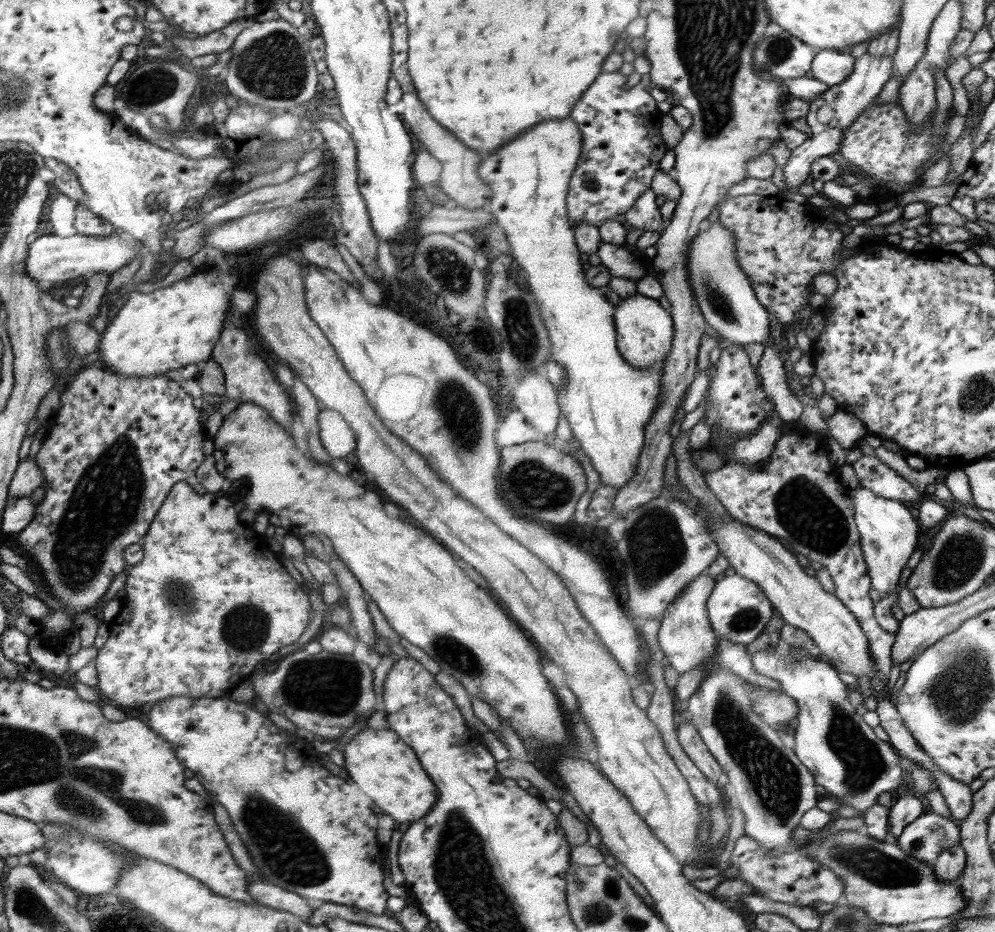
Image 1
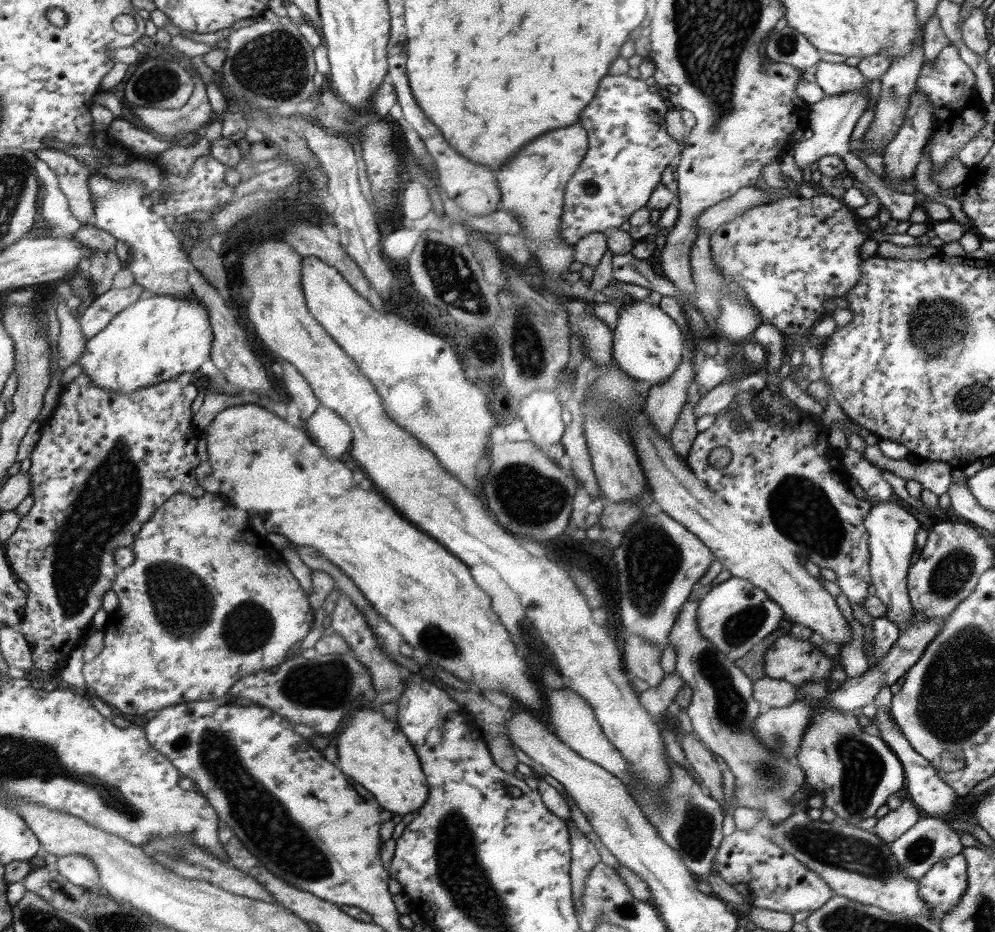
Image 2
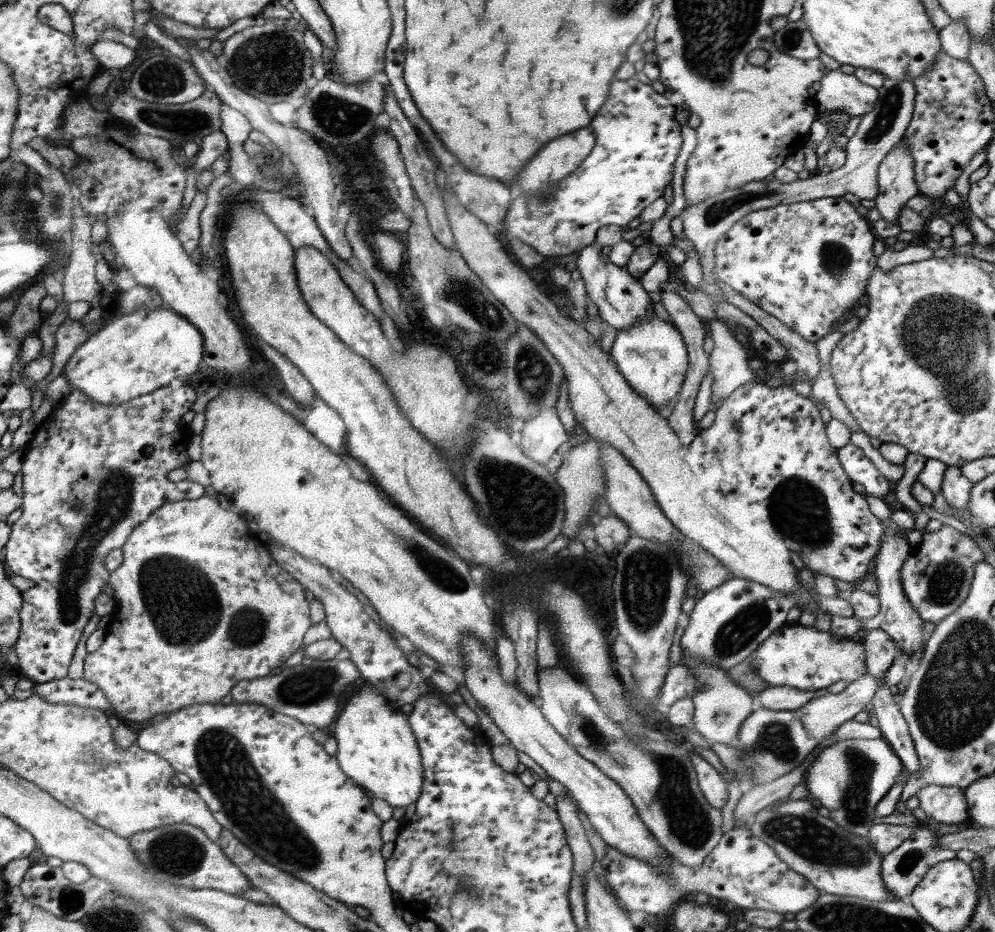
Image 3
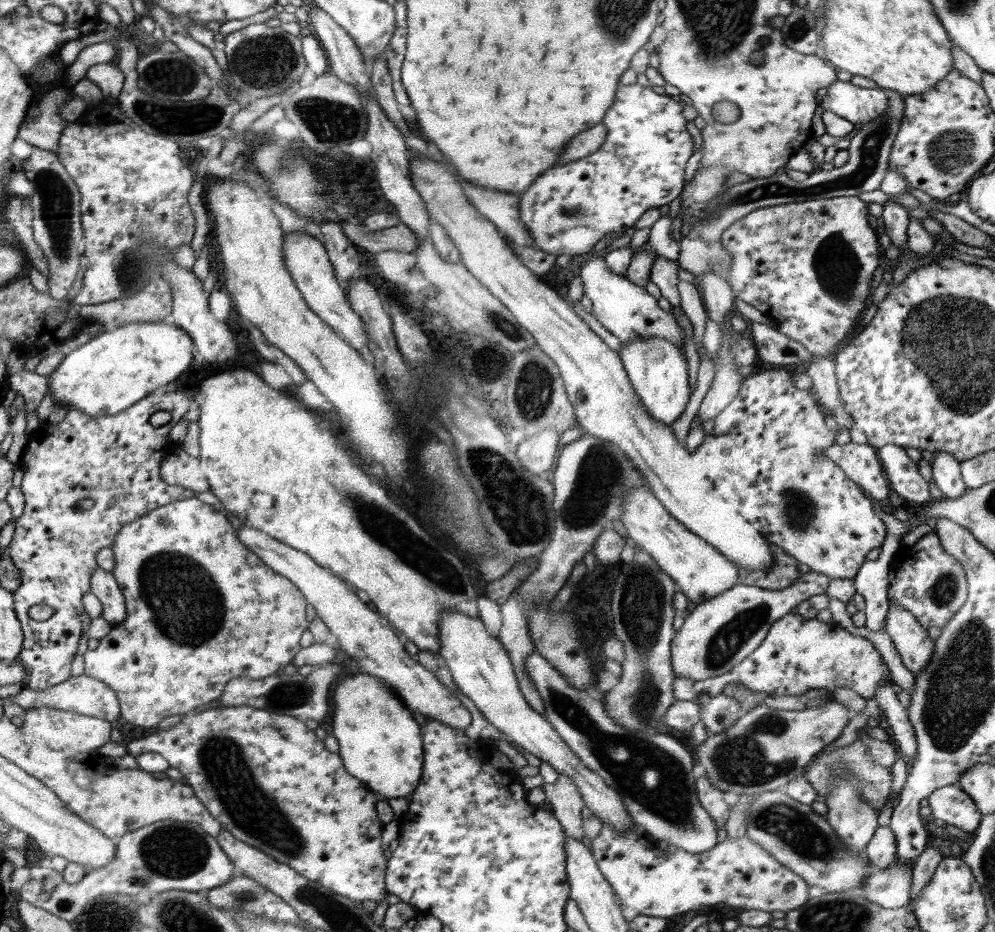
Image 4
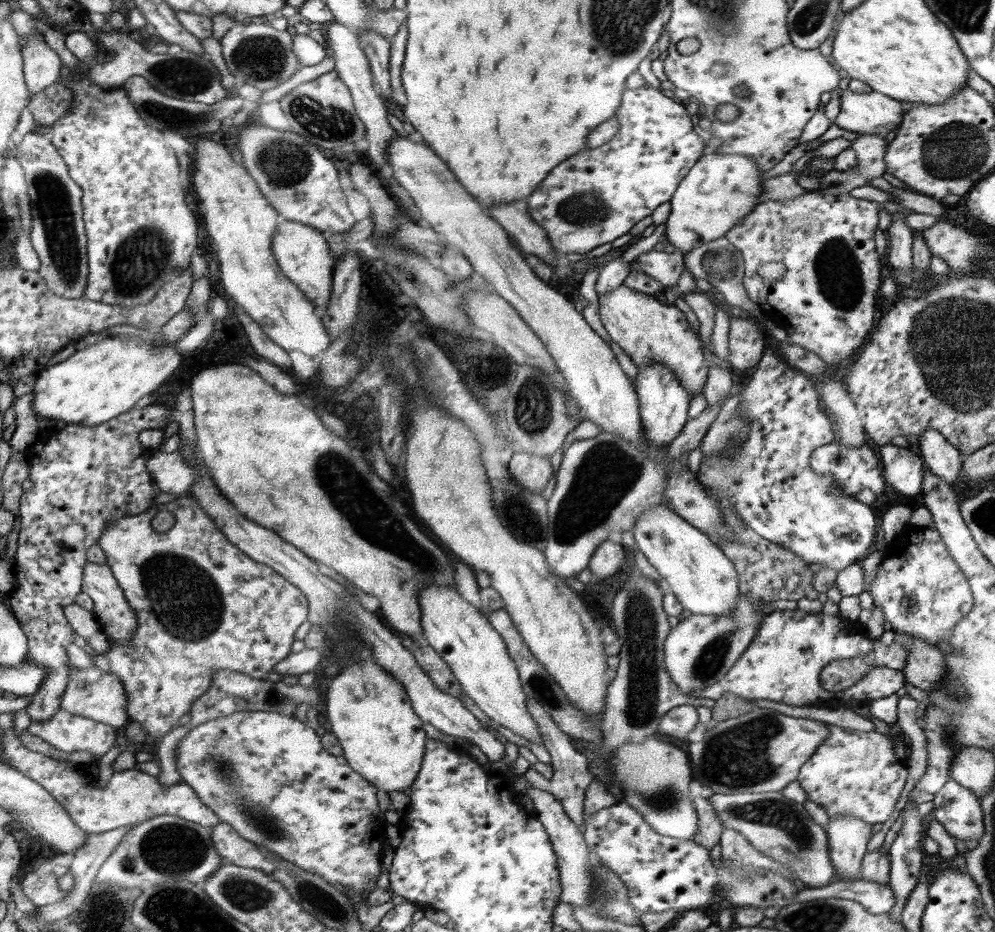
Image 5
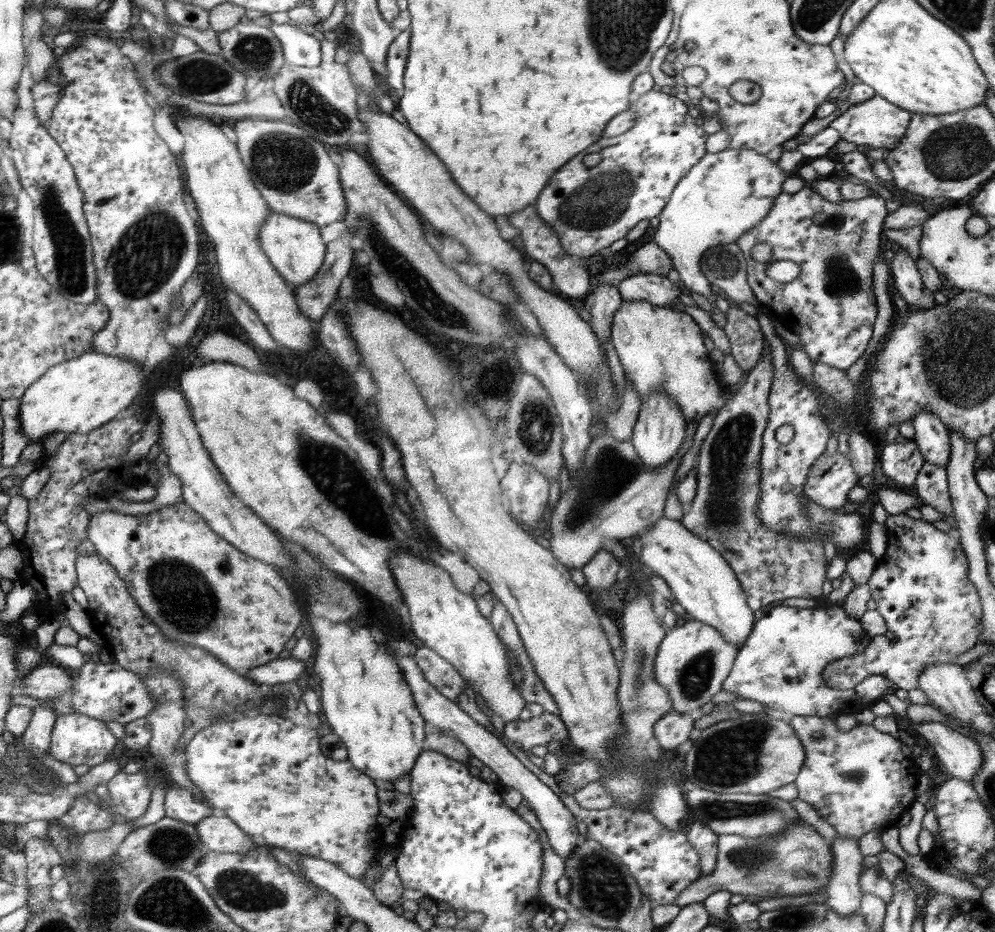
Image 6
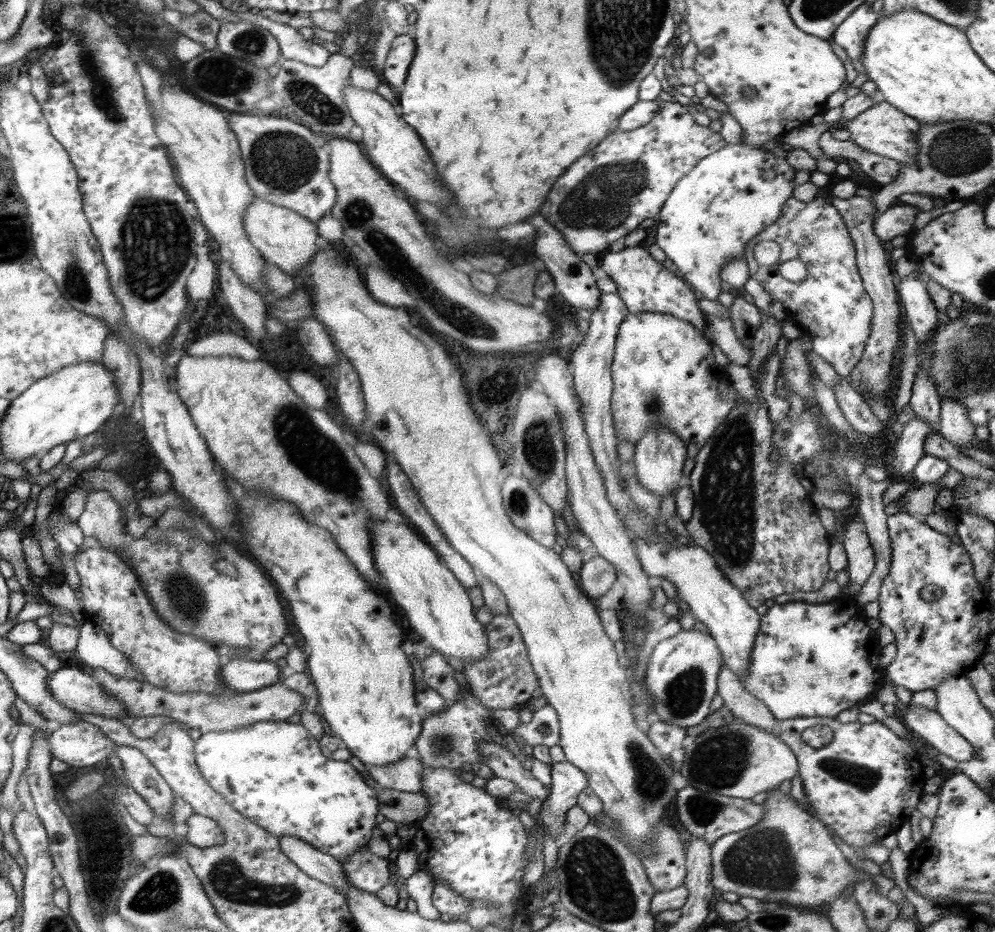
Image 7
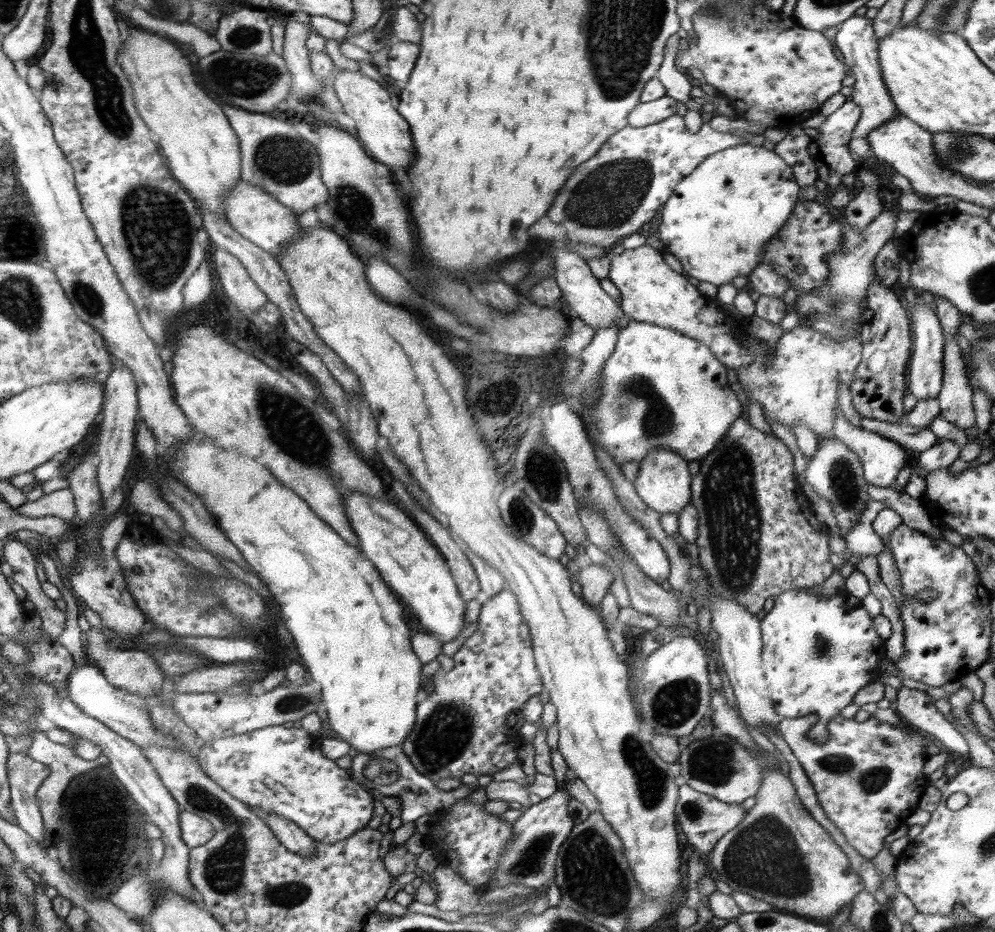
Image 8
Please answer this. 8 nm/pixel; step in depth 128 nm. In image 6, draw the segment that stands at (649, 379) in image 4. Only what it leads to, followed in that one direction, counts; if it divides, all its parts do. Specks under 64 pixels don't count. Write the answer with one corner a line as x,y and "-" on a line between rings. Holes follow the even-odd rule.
662,391
650,393
650,397
641,405
631,436
633,447
638,457
642,459
642,463
648,469
660,469
668,465
672,458
676,457
676,451
683,445
686,426
684,415
672,397
668,397

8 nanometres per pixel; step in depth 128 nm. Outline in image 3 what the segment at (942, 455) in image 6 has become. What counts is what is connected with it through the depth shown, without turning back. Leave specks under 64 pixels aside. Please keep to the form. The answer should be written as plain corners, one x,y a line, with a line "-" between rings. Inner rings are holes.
949,466
941,486
941,493
949,506
954,509
960,509
966,511
969,510
969,498
971,495
971,488
973,482
970,482
960,471
960,467

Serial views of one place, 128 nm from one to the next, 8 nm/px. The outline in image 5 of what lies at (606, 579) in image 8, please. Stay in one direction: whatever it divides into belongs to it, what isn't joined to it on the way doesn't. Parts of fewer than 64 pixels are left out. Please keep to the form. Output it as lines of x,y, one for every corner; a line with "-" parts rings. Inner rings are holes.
618,538
605,540
592,553
589,560
589,568
594,576
600,578
608,578
612,574
616,574
622,566
625,566
624,548

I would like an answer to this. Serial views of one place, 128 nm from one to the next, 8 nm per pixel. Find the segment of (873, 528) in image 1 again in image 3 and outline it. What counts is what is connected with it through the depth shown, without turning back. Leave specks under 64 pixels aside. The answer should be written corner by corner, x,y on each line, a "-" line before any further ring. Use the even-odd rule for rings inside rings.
901,509
894,511
887,520
881,520
885,524
885,529
881,545
875,555
876,566
873,571
878,577
877,596
880,599
881,605
878,614
869,619
832,615
831,629
828,632
840,638
852,639
861,628
865,628
865,630
874,630
877,628
878,630
887,632
887,635
904,654
913,655
918,650
923,650
925,645
923,637
924,621
908,601
908,597
902,588
902,581
900,580
900,569
903,567
904,561
914,553
906,537
908,533
914,530
914,519
915,517
912,517
911,514

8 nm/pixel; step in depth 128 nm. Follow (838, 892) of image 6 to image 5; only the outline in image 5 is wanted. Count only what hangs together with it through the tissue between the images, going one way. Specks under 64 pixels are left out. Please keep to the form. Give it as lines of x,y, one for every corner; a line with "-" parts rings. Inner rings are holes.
840,815
828,823
829,855
838,881
858,881
862,859
872,838
872,824
852,815

